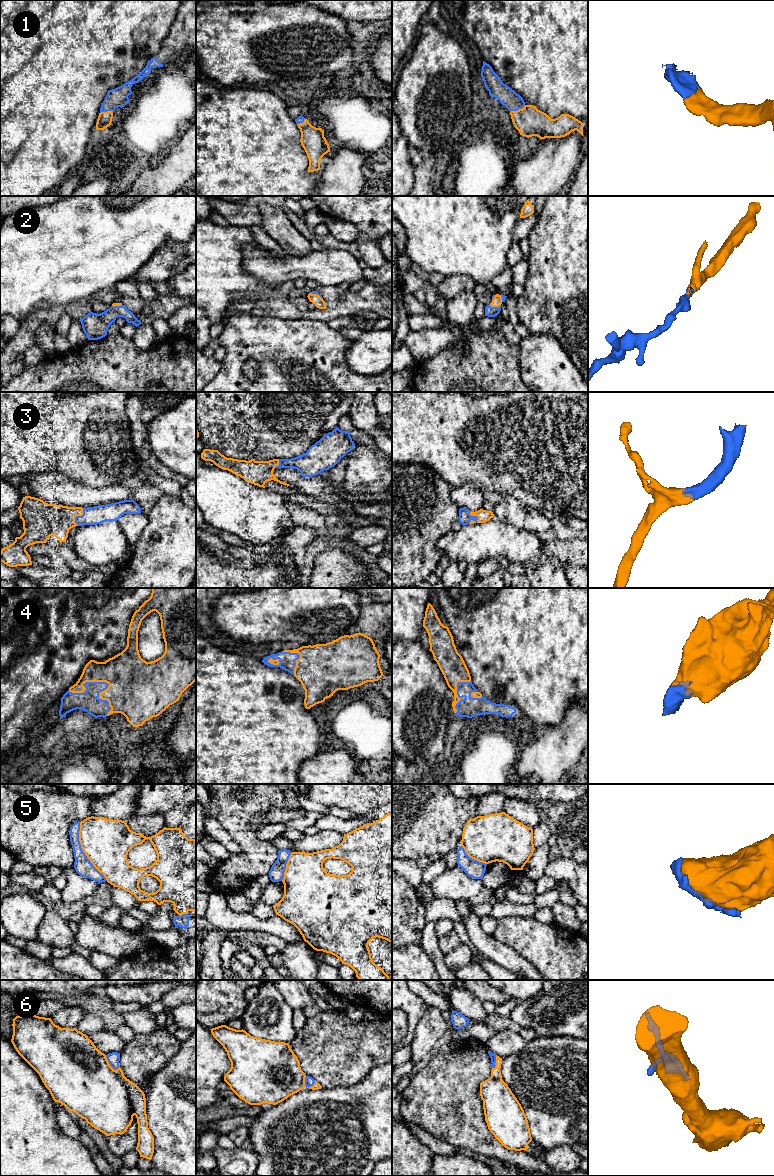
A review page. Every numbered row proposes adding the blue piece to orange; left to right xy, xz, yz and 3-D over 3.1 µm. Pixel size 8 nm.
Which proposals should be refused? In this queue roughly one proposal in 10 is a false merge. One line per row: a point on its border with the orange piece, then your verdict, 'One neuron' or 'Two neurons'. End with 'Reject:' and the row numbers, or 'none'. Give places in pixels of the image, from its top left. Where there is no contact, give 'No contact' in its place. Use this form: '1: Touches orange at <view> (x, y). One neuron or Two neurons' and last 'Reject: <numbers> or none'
1: Touches orange at yz (517, 110). One neuron
2: Touches orange at yz (494, 306). One neuron
3: Touches orange at yz (475, 515). One neuron
4: Touches orange at xy (101, 681). One neuron
5: Touches orange at xy (83, 851). One neuron
6: Touches orange at xy (108, 1063). One neuron
Reject: none

